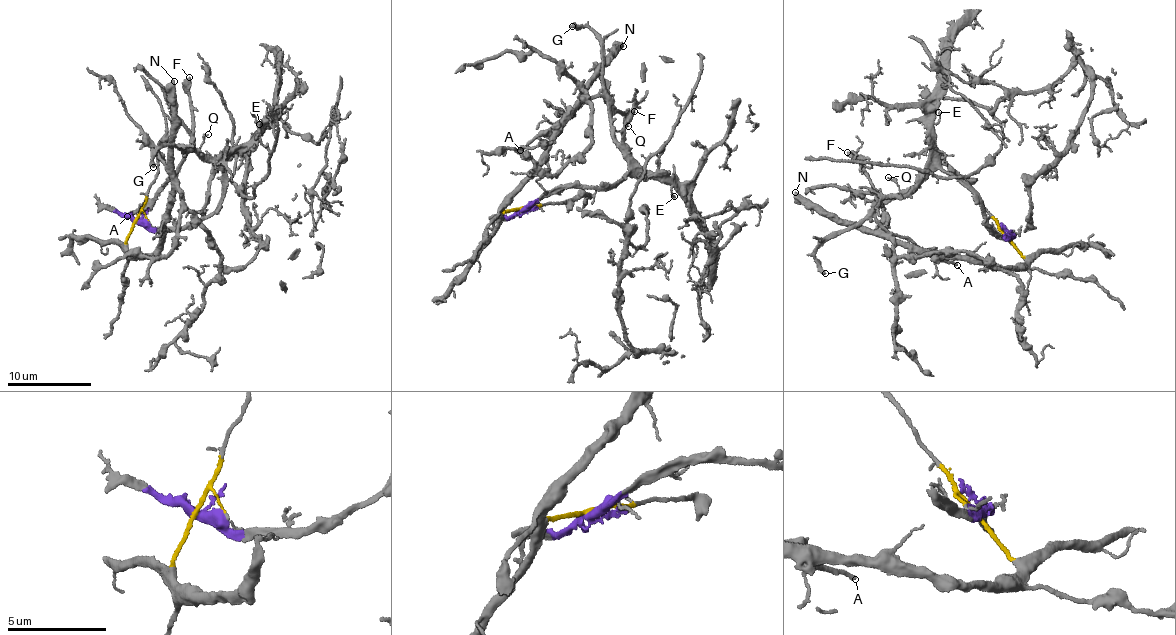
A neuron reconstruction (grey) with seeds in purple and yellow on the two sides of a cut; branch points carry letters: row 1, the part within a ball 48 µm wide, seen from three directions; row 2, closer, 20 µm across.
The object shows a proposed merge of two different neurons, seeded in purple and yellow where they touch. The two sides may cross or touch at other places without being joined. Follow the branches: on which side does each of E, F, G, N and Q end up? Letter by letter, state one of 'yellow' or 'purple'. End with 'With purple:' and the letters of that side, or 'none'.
E: purple
F: purple
G: purple
N: yellow
Q: purple
With purple: E, F, G, Q

